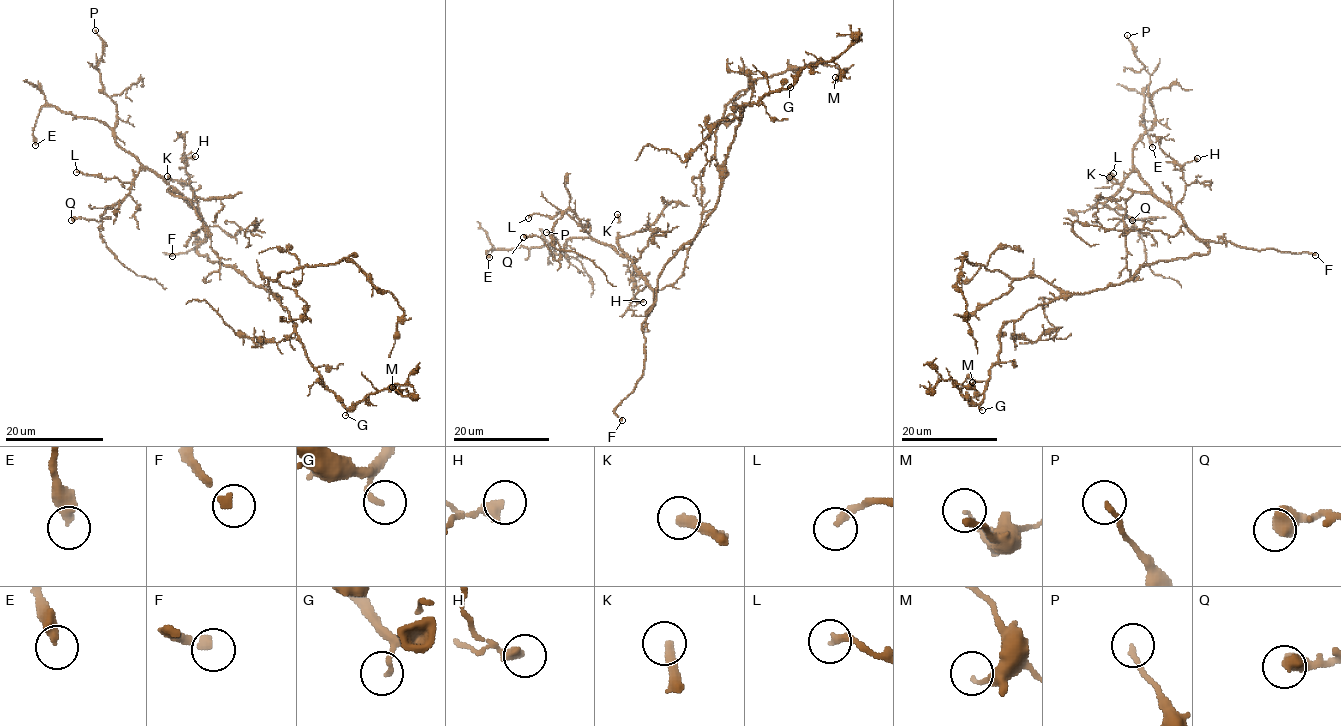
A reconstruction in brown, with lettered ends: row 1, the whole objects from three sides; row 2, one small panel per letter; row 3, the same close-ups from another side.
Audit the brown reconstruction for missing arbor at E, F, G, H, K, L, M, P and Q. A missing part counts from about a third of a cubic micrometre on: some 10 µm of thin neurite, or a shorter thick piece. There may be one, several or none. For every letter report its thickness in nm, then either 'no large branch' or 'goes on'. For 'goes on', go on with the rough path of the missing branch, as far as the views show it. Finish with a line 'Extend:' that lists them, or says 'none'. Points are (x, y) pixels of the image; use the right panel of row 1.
E: calibre 400 nm; no large branch
F: calibre 300 nm; goes on
G: calibre 150 nm; no large branch
H: calibre 380 nm; no large branch
K: calibre 320 nm; goes on
L: calibre 280 nm; no large branch
M: calibre 120 nm; no large branch
P: calibre 170 nm; no large branch
Q: calibre 600 nm; no large branch
Extend: F, K

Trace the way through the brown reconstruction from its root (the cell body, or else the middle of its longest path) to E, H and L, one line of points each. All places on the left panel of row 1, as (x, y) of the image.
E: (223, 263), (197, 250), (205, 239), (203, 219), (128, 153), (102, 122), (43, 106), (33, 131), (35, 145)
H: (223, 263), (212, 262), (197, 250), (205, 239), (205, 223), (184, 161), (195, 156)
L: (223, 263), (198, 252), (203, 219), (153, 172), (142, 169), (130, 182), (76, 172)

